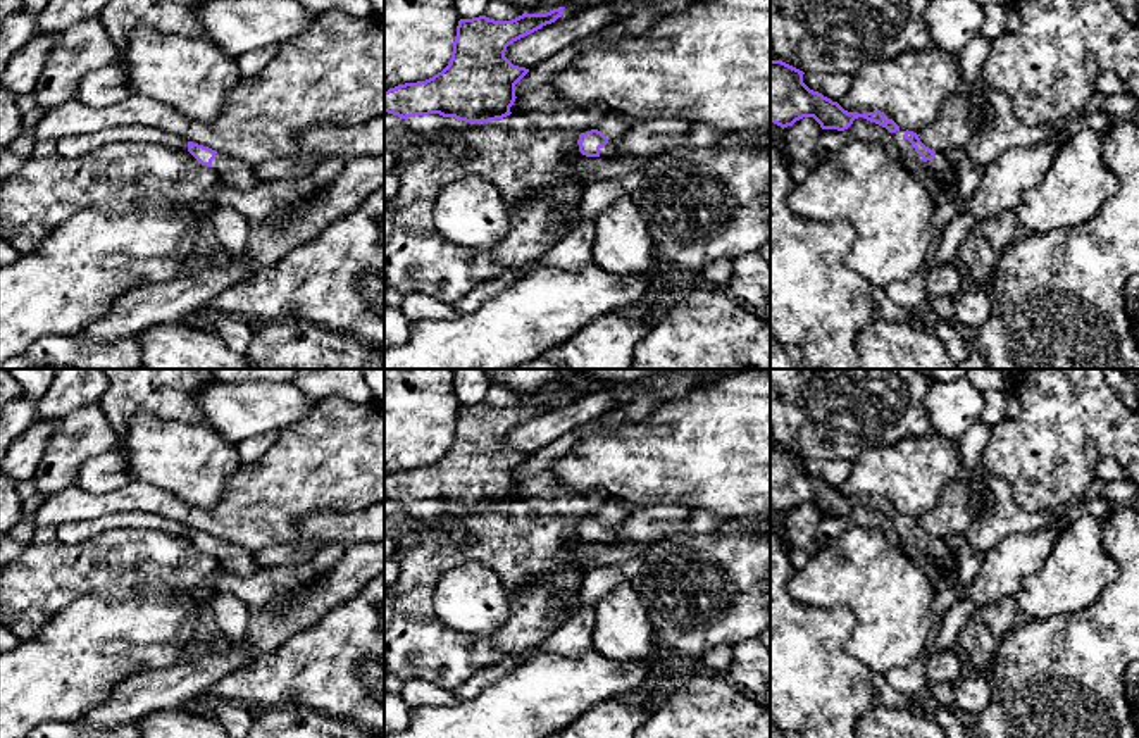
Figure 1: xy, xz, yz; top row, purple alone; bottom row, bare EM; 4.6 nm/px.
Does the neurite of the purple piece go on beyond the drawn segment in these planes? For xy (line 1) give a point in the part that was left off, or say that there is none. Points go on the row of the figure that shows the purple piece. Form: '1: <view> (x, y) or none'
1: xy (233, 173)

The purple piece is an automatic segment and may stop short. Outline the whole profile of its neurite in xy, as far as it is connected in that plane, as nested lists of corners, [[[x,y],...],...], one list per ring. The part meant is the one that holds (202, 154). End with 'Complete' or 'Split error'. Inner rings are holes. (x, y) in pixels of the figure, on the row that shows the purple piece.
[[[188,141],[188,152],[202,166],[212,167],[219,174],[221,186],[234,188],[240,191],[250,191],[258,184],[252,166],[236,157],[215,152],[209,147],[193,141]]]. Split error

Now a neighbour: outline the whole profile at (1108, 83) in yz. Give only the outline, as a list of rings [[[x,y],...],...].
[[[1103,72],[1098,78],[1096,91],[1099,91],[1105,97],[1117,95],[1118,91],[1122,91],[1122,81],[1115,72]]]

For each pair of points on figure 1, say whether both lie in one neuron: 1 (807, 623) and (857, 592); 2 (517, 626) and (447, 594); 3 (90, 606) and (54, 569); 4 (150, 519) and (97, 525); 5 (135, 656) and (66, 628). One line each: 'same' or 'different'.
1: different
2: different
3: different
4: same
5: same

